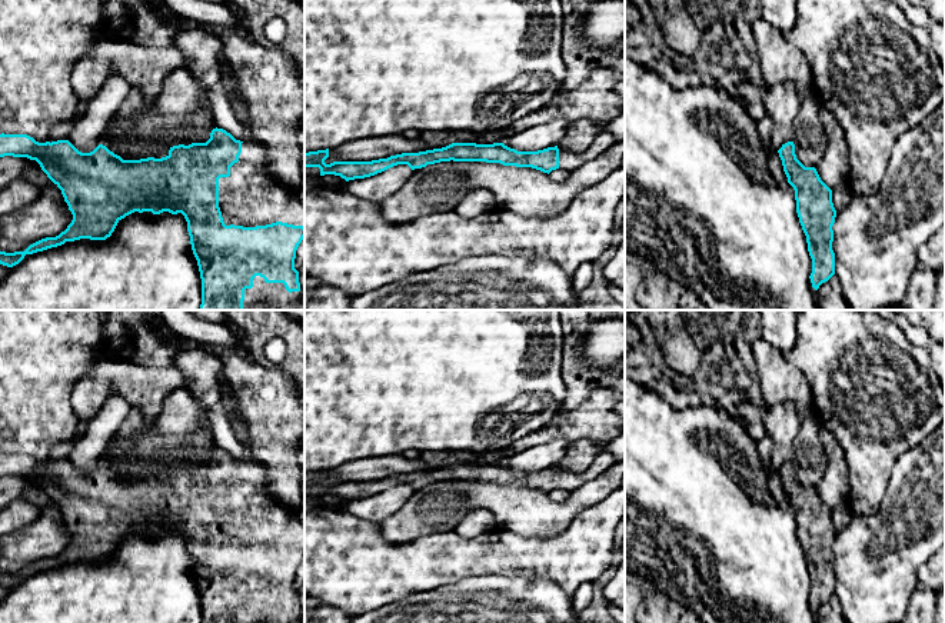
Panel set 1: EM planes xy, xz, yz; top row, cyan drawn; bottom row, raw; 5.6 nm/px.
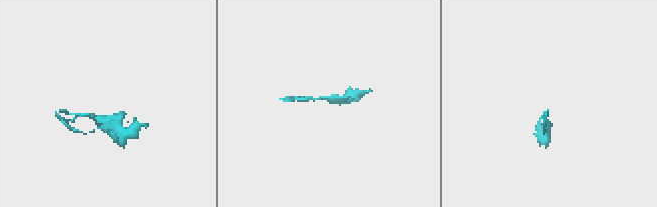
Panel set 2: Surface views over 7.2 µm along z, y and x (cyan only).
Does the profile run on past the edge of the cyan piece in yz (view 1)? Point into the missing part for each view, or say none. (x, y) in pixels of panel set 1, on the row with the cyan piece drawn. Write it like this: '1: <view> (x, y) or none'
1: none

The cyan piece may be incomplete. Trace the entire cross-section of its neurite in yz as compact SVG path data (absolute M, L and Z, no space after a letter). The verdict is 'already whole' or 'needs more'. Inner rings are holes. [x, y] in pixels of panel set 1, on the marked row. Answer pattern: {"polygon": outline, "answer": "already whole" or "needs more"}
{"polygon": "M793 141L778 150L788 183L795 190L796 213L806 236L812 259L809 276L815 290L835 274L835 253L832 250L836 210L832 190L821 180L815 167L805 167L795 154Z", "answer": "already whole"}

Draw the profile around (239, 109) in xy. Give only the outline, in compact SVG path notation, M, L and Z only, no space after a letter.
M222 53L217 54L217 63L220 67L220 80L224 94L230 103L234 117L240 121L240 124L249 131L250 121L244 101L239 97L236 91L236 80L230 73L230 64L224 59Z

